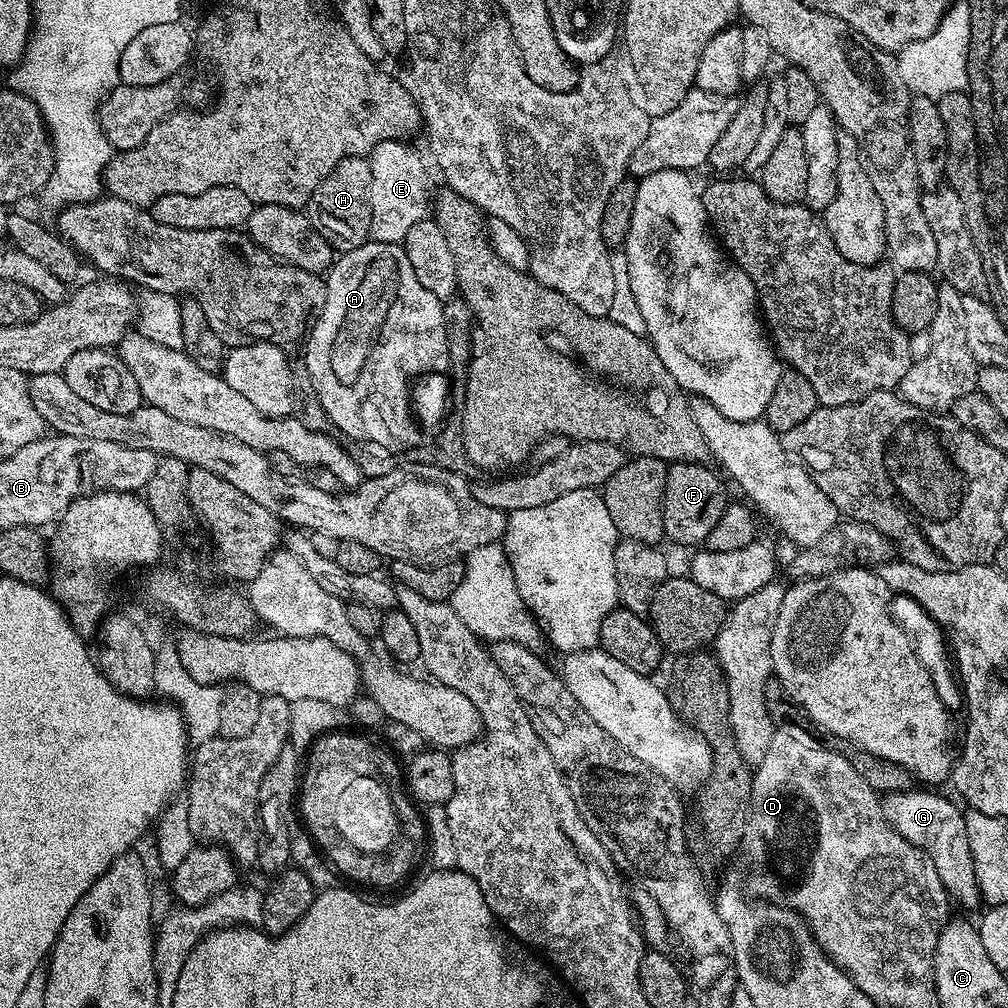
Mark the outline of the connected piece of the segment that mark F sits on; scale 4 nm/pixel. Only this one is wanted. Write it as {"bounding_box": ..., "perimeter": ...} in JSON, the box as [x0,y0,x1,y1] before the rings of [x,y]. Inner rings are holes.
{"bounding_box":[664,462,730,545],"perimeter":[[[676,462],[669,467],[664,487],[664,534],[669,541],[703,545],[710,530],[714,530],[718,523],[718,518],[722,518],[730,496],[724,493],[725,481],[721,473],[715,467],[708,466],[704,462]]]}

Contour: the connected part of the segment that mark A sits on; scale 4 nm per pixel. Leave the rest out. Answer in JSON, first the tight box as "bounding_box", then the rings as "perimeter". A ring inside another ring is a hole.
{"bounding_box":[304,240,450,449],"perimeter":[[[372,240],[367,244],[360,244],[357,248],[347,249],[344,256],[335,261],[326,272],[326,302],[319,305],[318,312],[320,317],[316,320],[316,325],[310,328],[306,336],[304,348],[304,364],[308,367],[308,376],[312,379],[311,391],[320,399],[320,405],[324,415],[338,426],[340,436],[346,438],[349,436],[352,440],[365,440],[368,444],[377,444],[380,448],[409,448],[415,449],[421,443],[421,429],[414,419],[412,402],[410,399],[410,385],[417,377],[428,373],[447,373],[450,368],[448,359],[448,324],[444,321],[444,304],[418,278],[414,275],[414,266],[410,266],[410,258],[406,258],[403,247],[400,244],[383,244],[377,240]]]}

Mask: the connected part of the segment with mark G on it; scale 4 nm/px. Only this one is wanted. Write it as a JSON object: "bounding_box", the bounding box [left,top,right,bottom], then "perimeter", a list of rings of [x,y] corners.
{"bounding_box":[880,790,982,909],"perimeter":[[[905,790],[887,793],[880,801],[880,812],[883,814],[885,822],[895,832],[902,834],[902,838],[906,838],[906,842],[910,842],[918,850],[922,850],[926,854],[926,858],[930,858],[930,862],[934,862],[934,870],[938,870],[938,878],[942,878],[942,886],[955,903],[957,900],[964,908],[978,907],[977,909],[979,909],[982,904],[982,897],[974,870],[974,858],[970,854],[970,838],[966,834],[966,822],[961,805],[955,799],[952,801],[947,800],[944,796],[939,796],[936,793],[939,791],[936,790],[916,791]]]}

